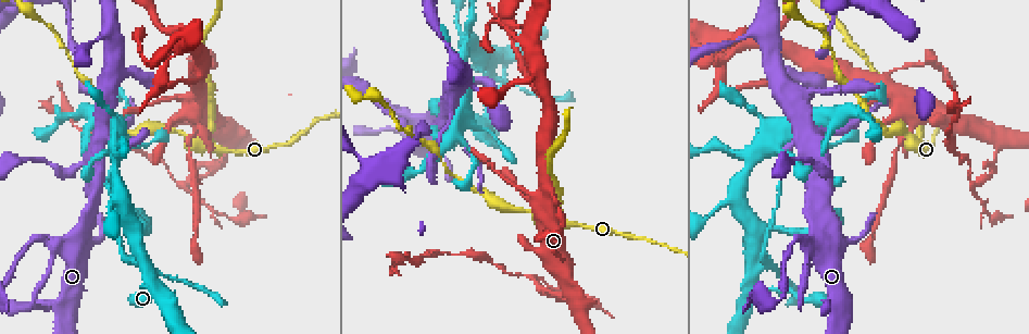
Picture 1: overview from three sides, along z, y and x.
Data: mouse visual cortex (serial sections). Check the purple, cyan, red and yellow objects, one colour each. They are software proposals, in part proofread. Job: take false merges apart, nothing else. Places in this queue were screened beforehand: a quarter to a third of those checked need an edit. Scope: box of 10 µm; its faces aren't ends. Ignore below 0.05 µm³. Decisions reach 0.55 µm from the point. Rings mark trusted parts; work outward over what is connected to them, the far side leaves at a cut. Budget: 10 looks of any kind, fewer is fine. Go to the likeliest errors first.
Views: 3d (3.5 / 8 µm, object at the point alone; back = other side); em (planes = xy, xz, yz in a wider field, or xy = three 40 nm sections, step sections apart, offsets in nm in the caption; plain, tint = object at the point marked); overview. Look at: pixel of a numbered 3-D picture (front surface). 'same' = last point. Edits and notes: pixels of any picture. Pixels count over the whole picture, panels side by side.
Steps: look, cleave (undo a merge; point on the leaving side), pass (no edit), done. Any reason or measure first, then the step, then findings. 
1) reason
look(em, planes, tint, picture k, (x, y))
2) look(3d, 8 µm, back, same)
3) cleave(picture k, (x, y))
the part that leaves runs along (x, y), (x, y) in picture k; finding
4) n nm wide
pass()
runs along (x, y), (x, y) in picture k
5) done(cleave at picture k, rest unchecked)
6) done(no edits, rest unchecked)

a fork
look(3d, 8 µm, picture 1, (922, 150))

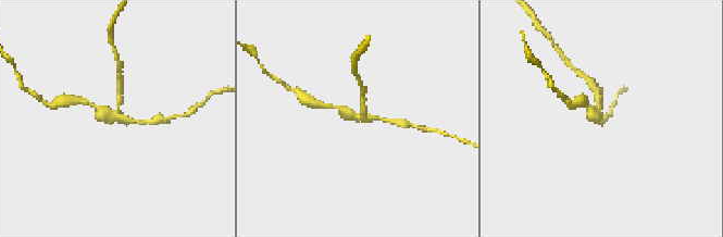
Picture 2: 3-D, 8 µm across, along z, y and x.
3 arms; arms of 150, 200, 300 nm; need the tissue
look(em, xy, step 2, tint, same)

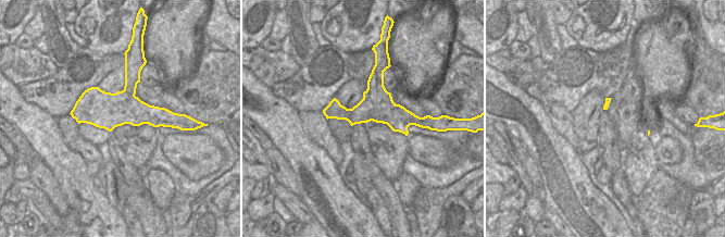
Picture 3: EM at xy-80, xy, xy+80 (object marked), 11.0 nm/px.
cleave(picture 2, (597, 91))
the part that leaves runs along (599, 111), (594, 87), (577, 73) in picture 2; a second cell is stuck on

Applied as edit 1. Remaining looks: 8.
abrupt turn
look(3d, 3.5 µm, picture 1, (537, 285))

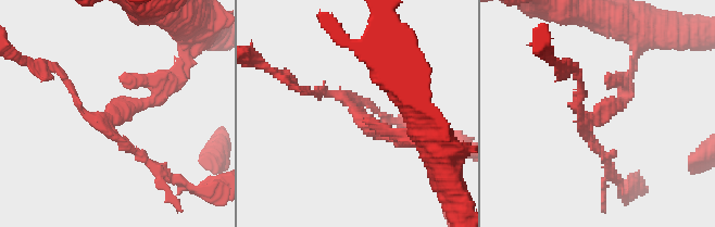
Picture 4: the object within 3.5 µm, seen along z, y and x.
look(em, xy, step 3, tint, picture 4, (359, 111))

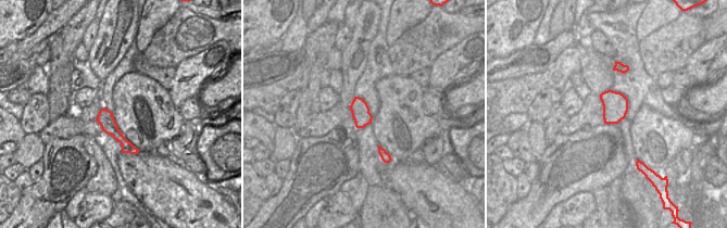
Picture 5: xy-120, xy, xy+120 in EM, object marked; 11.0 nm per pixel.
arms of 100, 150, 200 nm
pass()
runs along (411, 140), (380, 133), (337, 93), (310, 93) in picture 4; one cell here

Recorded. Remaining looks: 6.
look(3d, 3.5 µm, picture 1, (822, 240))

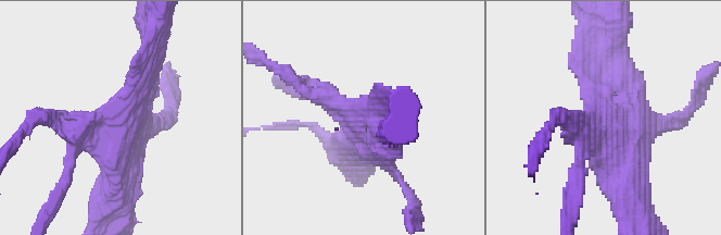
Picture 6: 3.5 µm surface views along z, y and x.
pass()
runs along (112, 193), (115, 136), (149, 73) in picture 6; all the same cell

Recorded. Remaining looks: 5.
four or more arms meet
look(3d, 3.5 µm, picture 1, (753, 267))

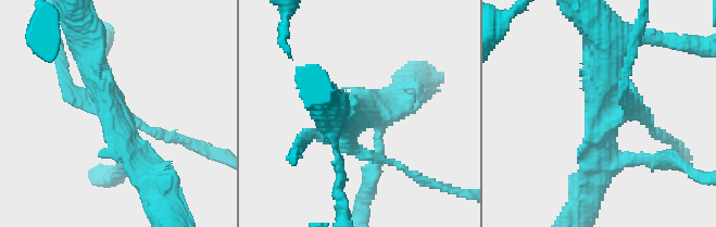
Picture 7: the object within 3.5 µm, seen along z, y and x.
cleave(picture 7, (61, 73))
the part that leaves runs along (625, 109), (636, 32) in picture 7; a second cell is stuck on

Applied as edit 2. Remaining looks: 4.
done(cleave at picture 2, cleave at picture 7, rest unchecked)

